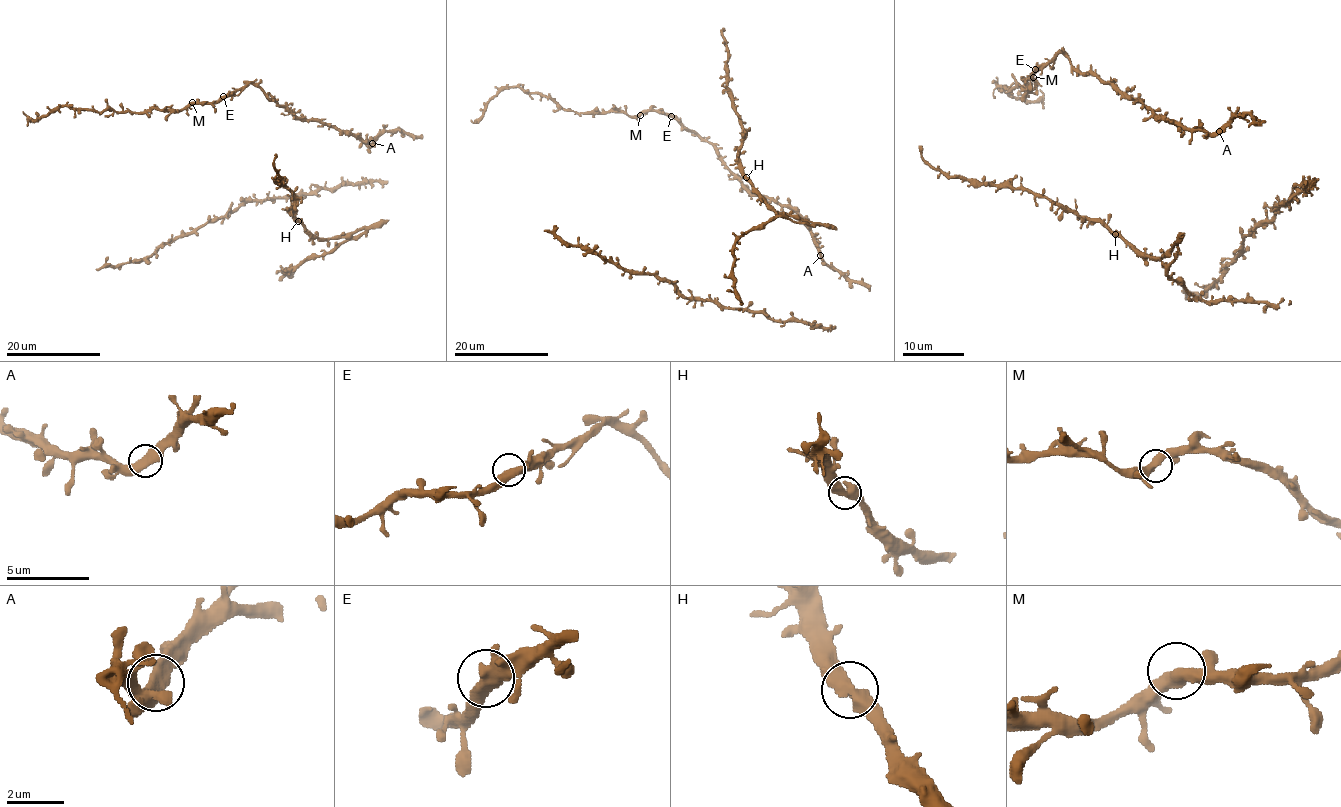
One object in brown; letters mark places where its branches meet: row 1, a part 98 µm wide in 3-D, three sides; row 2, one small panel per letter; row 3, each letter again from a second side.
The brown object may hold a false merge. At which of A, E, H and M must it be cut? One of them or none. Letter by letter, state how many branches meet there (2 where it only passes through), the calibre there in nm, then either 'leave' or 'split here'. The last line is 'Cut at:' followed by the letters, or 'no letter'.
A: 2 branches meet; 480 nm thick; leave
E: 2 branches meet; 480 nm thick; leave
H: 2 branches meet; 550 nm thick; leave
M: 2 branches meet; 480 nm thick; leave
Cut at: no letter

